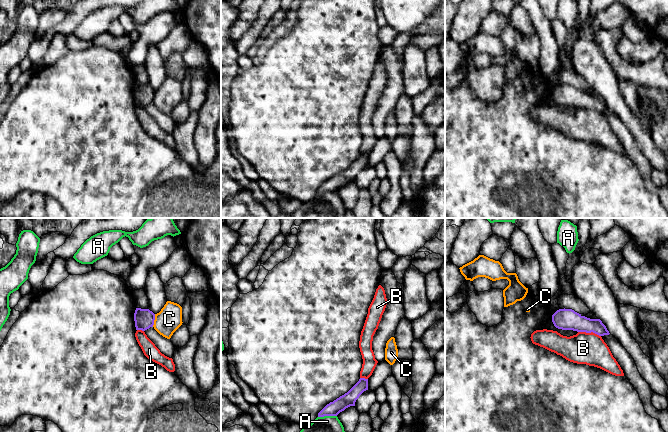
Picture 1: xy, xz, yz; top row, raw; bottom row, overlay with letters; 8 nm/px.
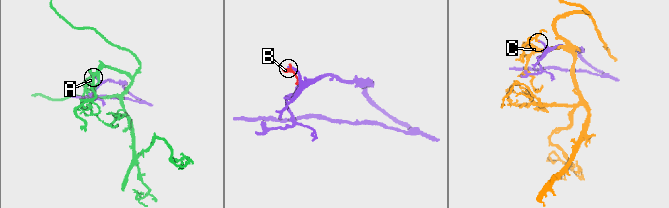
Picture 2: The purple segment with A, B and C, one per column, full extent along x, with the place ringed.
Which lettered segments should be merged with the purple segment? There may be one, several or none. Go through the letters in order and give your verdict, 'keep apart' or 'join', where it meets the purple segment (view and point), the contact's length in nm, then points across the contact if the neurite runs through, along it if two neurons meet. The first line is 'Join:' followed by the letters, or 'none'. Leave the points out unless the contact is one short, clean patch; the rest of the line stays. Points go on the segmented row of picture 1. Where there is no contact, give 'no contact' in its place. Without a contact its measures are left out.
Join: none
A: keep apart; contact xz (327, 415); length 150 nm
B: keep apart; contact yz (589, 332); length 190 nm
C: keep apart; contact xy (154, 319); length 110 nm

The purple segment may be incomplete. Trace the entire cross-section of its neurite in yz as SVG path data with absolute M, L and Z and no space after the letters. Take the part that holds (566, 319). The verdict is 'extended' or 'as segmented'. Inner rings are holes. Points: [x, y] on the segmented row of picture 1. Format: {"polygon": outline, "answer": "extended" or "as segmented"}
{"polygon": "M559 309L552 315L554 326L562 330L609 335L609 331L600 319L590 319L572 309Z", "answer": "as segmented"}

